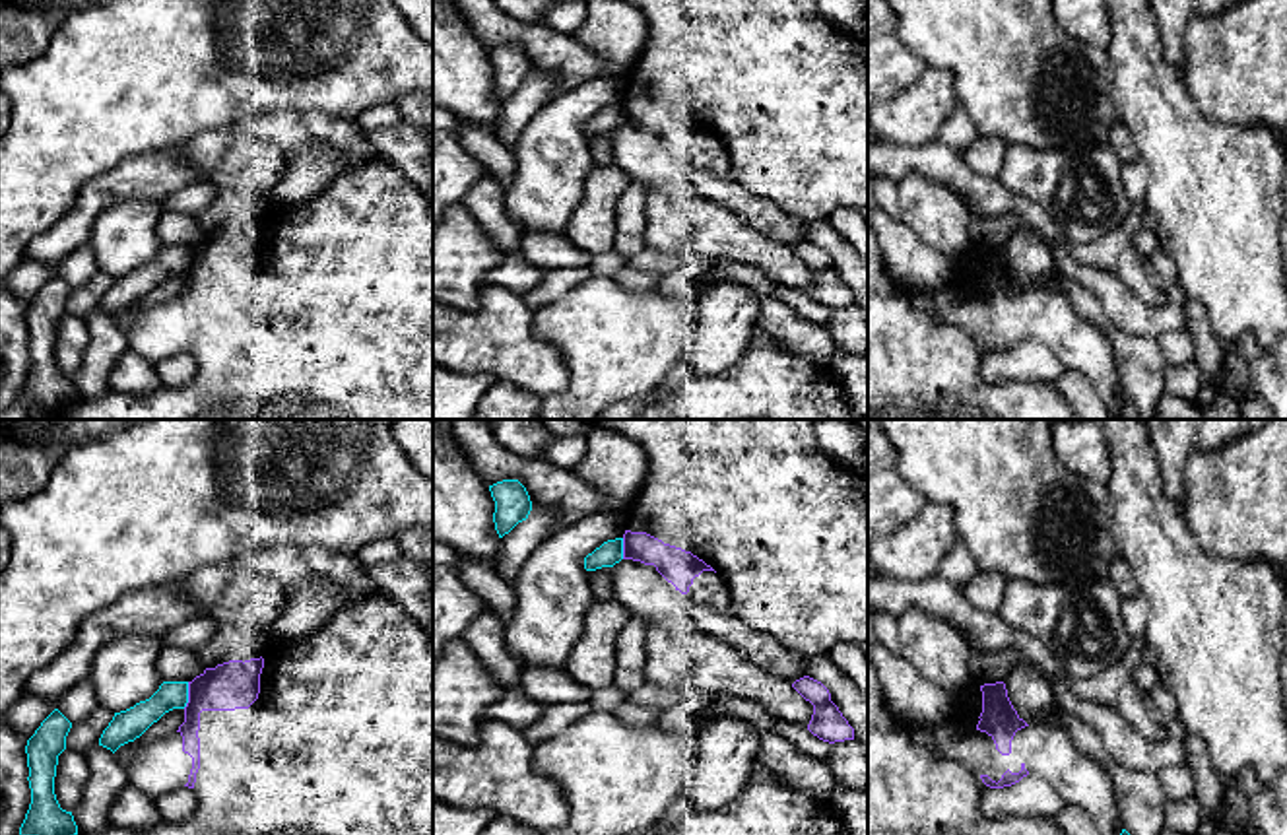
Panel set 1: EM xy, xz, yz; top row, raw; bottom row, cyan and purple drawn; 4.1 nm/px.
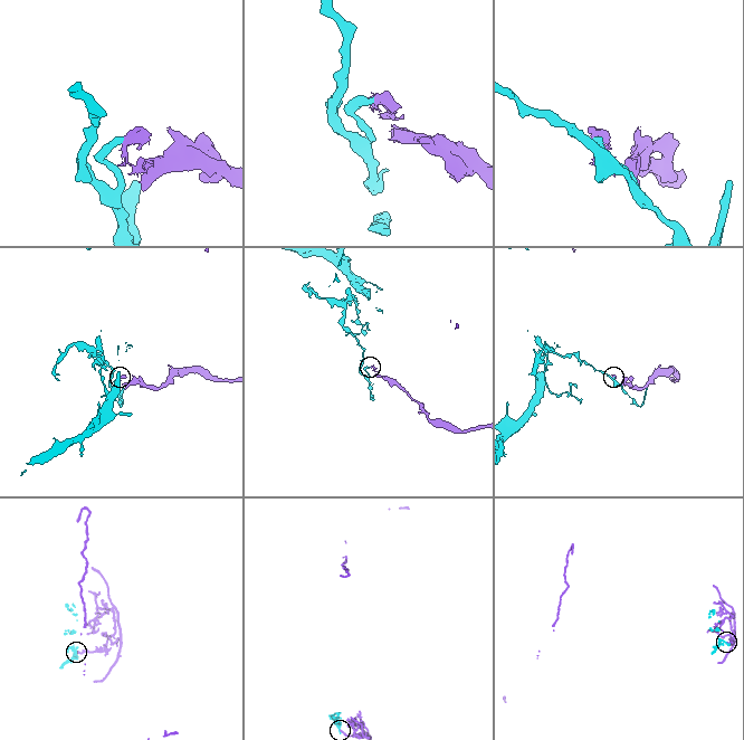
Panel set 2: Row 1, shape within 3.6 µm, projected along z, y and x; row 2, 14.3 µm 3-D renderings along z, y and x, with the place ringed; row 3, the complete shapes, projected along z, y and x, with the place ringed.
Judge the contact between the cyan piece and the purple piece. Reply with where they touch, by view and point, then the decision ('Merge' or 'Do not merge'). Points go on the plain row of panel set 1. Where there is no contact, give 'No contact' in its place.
Touches cyan at xy (187, 261). Do not merge

